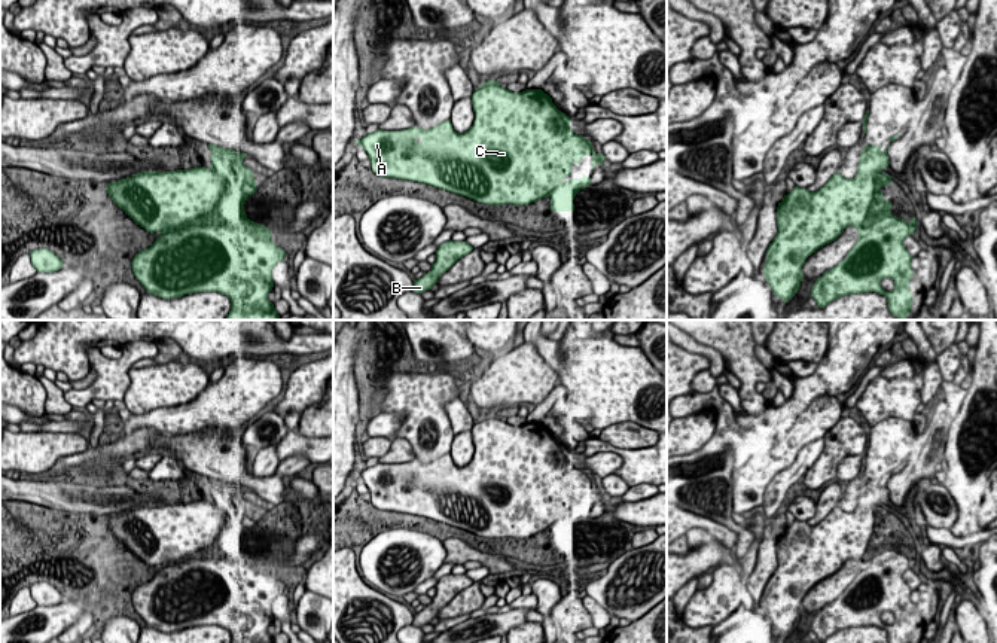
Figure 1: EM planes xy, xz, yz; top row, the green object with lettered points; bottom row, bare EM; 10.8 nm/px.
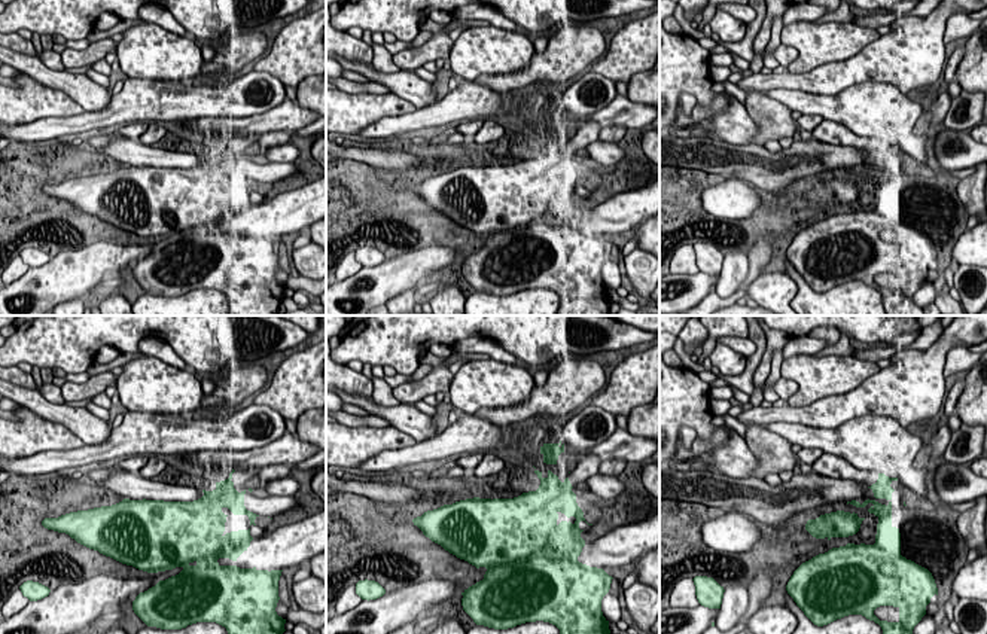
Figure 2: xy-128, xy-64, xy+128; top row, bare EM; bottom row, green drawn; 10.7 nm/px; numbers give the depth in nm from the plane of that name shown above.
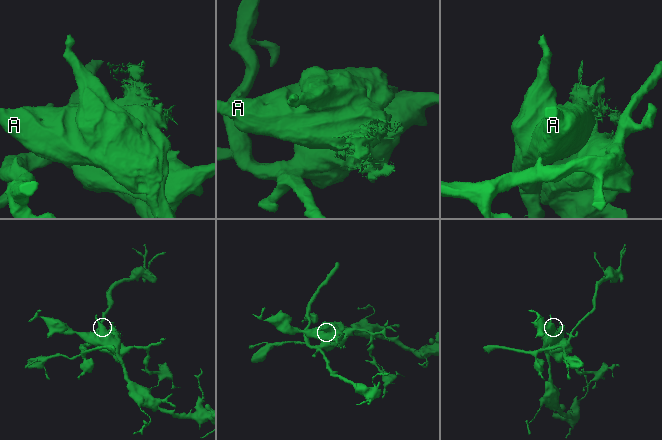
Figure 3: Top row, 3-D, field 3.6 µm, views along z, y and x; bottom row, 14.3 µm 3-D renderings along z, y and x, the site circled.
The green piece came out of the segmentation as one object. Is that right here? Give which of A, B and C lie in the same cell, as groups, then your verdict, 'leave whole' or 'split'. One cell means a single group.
A C / B | split

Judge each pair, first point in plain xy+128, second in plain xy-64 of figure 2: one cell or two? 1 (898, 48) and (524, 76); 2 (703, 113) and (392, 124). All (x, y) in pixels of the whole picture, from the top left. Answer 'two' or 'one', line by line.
1: one
2: two

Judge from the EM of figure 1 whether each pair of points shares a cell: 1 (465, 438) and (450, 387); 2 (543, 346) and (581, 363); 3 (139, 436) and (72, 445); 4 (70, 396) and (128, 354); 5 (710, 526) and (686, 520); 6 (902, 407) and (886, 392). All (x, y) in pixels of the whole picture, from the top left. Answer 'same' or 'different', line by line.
1: different
2: different
3: different
4: same
5: same
6: same

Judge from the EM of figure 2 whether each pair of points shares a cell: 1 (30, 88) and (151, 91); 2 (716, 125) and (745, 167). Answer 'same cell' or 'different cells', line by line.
1: different cells
2: different cells

